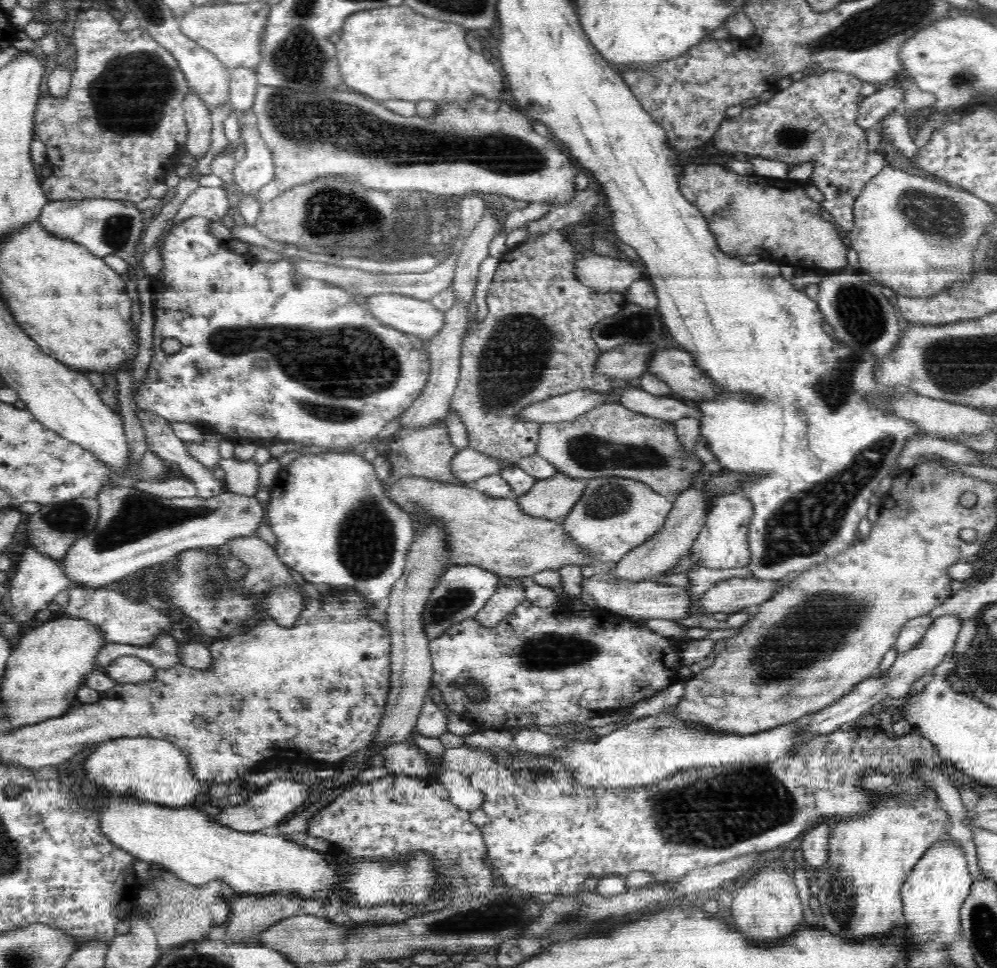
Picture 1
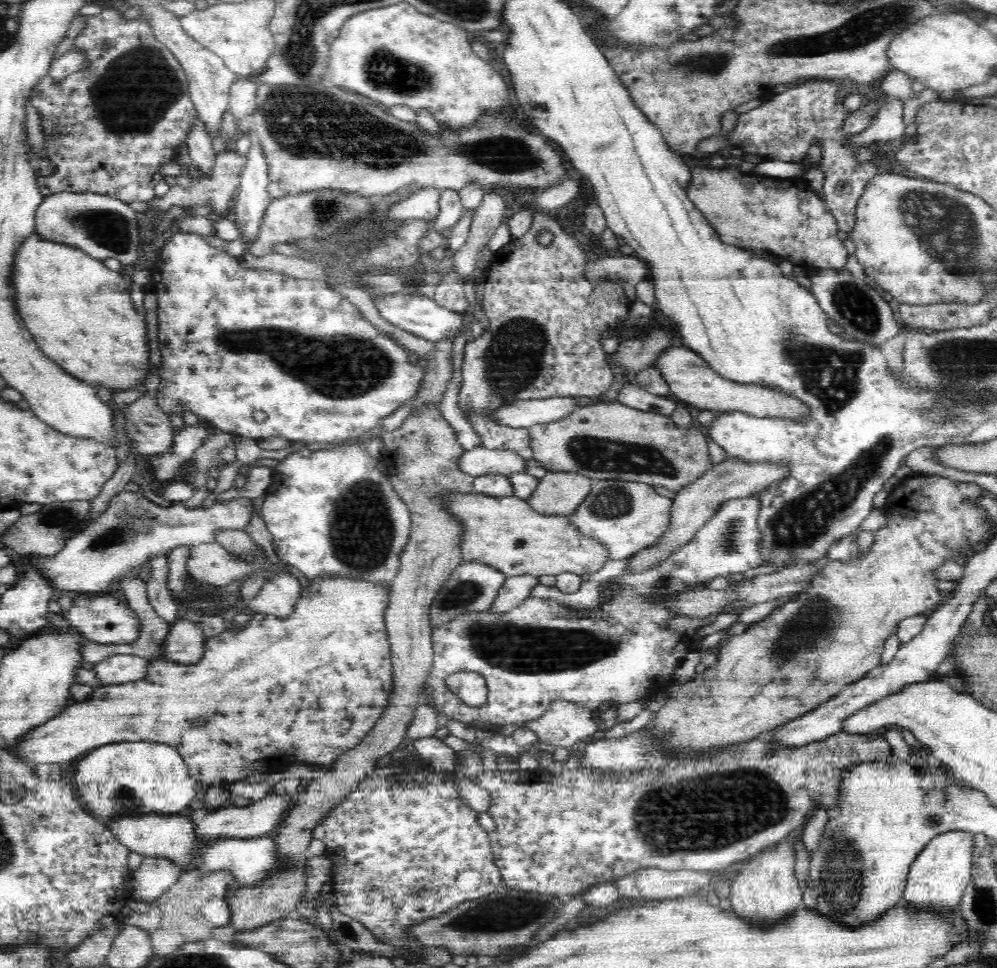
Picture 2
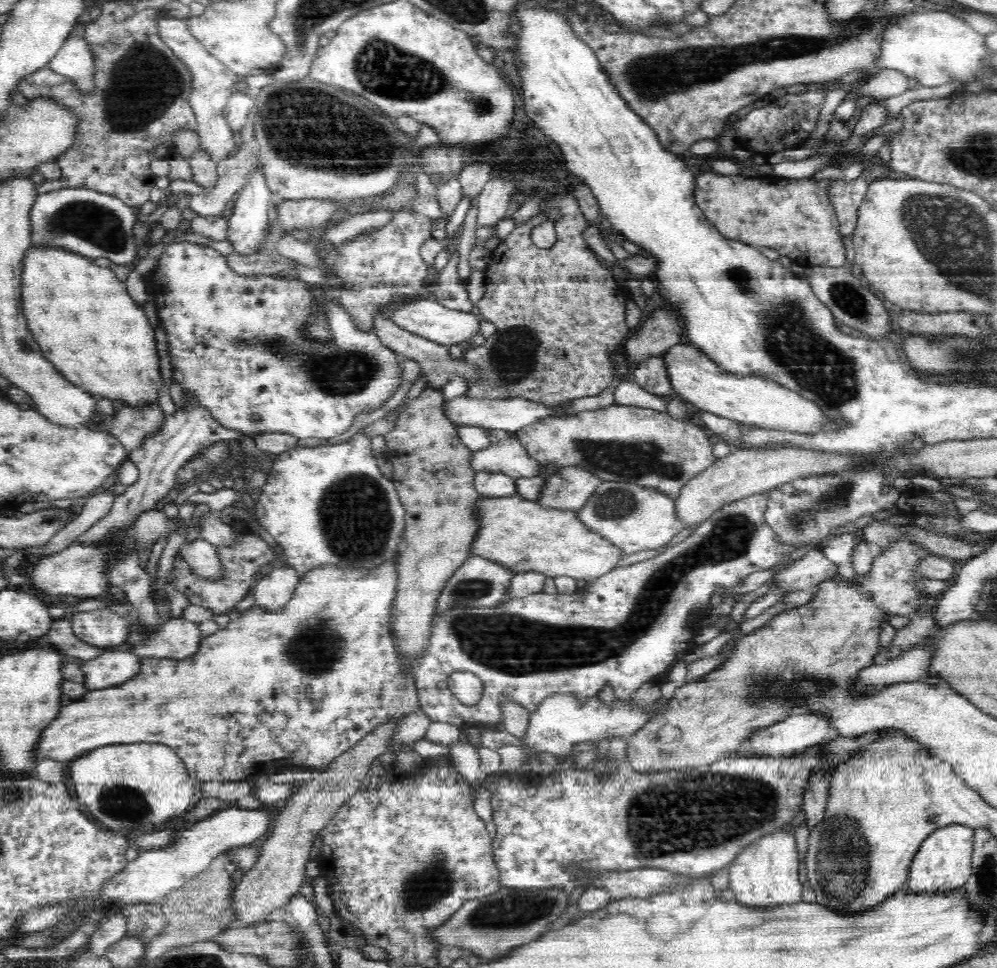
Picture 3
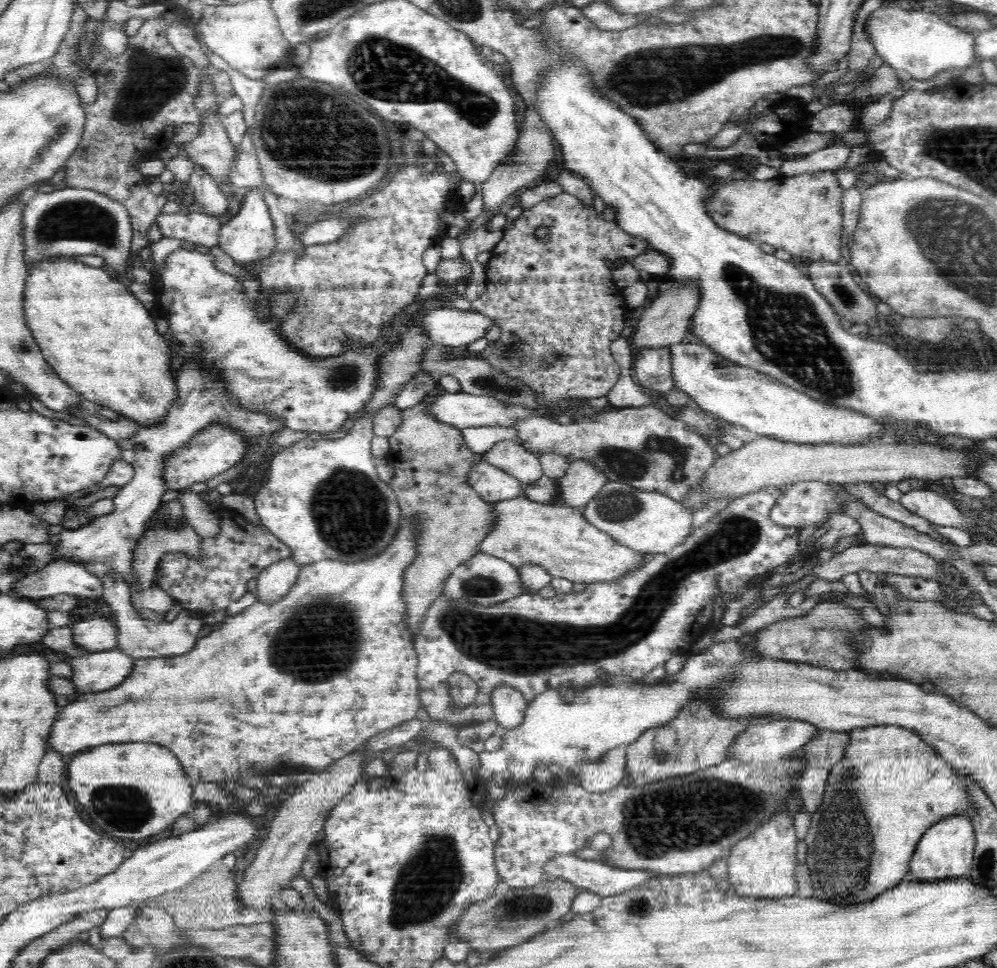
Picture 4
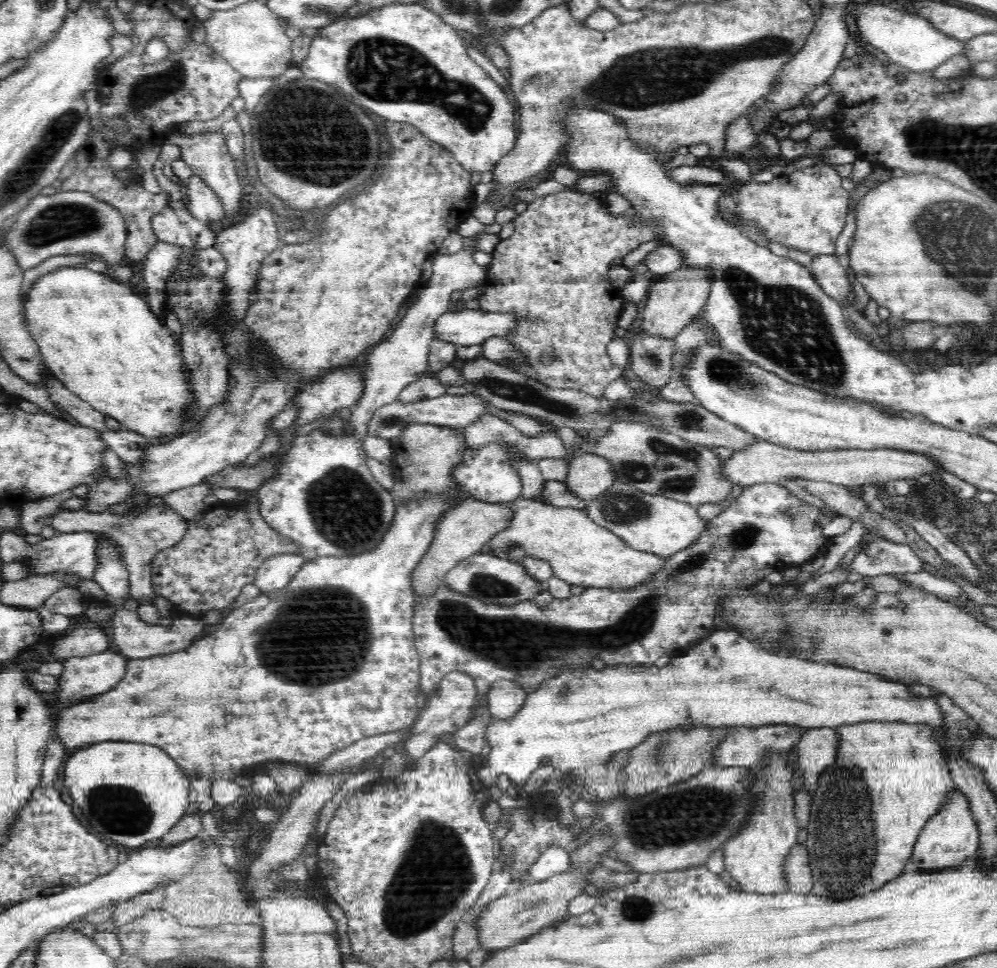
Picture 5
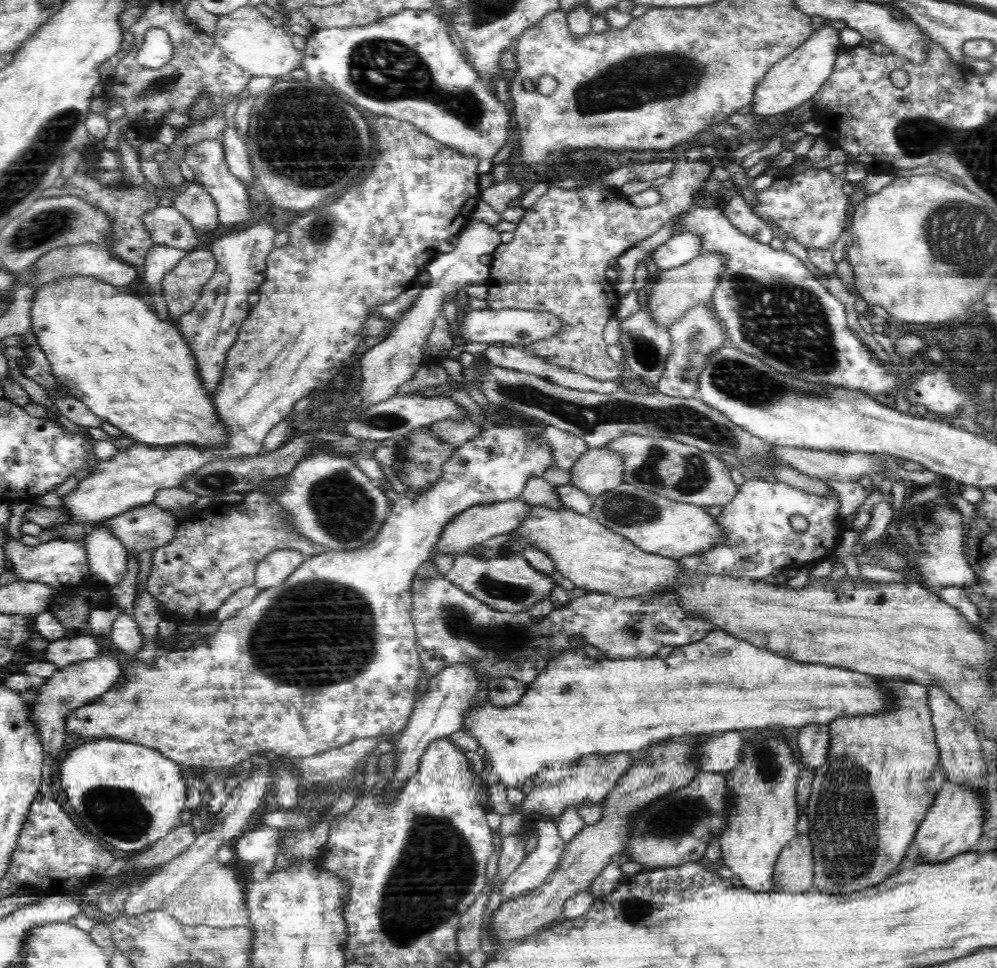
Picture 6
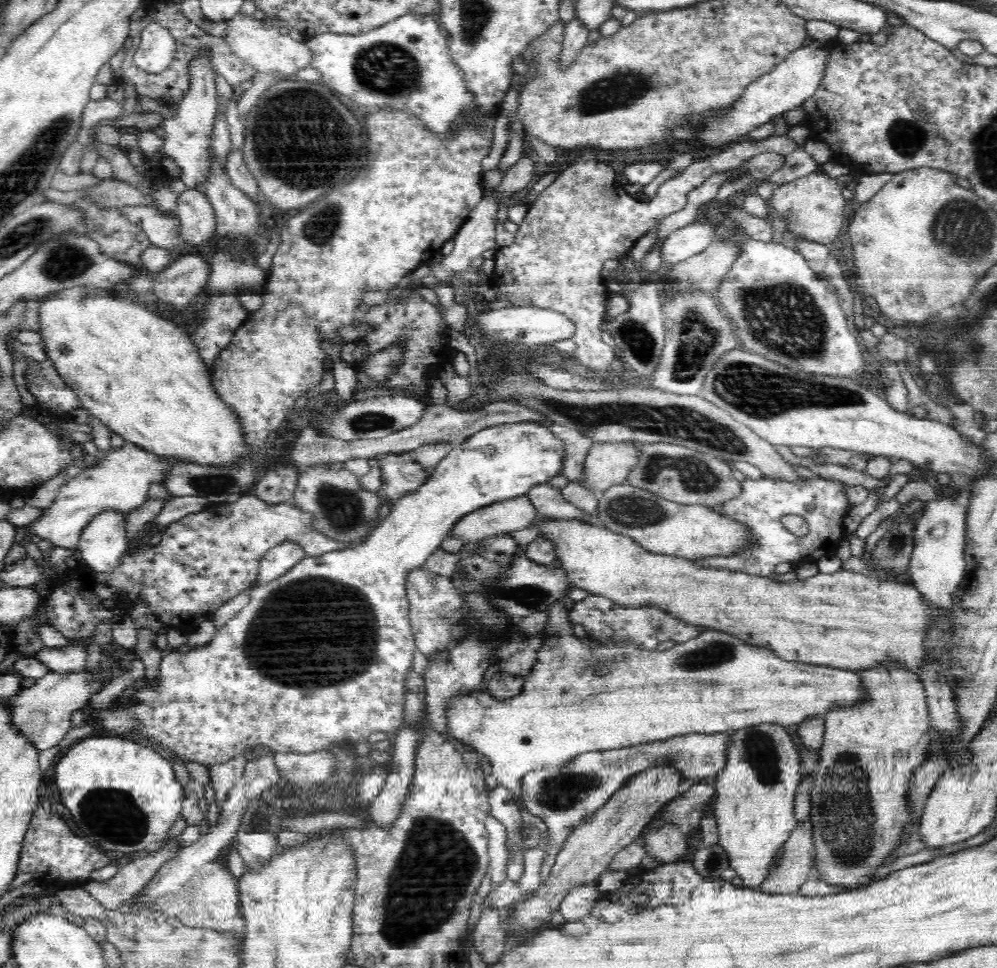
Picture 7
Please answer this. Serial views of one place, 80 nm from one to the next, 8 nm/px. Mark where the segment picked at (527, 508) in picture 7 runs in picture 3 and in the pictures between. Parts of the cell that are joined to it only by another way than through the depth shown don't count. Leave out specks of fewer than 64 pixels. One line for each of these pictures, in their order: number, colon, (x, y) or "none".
3: (431, 472)
4: (430, 459)
5: (465, 530)
6: (471, 528)

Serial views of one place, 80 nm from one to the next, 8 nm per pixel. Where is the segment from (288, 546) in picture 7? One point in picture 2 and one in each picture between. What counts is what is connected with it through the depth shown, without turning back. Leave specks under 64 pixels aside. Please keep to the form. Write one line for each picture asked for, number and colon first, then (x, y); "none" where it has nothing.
2: (279, 595)
3: (272, 592)
4: (275, 581)
5: (279, 570)
6: (274, 569)

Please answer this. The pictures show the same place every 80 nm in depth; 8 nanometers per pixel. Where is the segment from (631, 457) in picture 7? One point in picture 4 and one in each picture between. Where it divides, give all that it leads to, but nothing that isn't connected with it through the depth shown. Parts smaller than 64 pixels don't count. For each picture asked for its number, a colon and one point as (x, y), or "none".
4: (582, 481)
5: (589, 475)
6: (598, 469)

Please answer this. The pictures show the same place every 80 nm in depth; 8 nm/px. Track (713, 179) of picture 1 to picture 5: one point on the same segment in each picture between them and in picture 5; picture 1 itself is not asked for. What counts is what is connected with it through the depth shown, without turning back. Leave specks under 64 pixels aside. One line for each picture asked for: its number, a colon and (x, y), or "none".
2: (783, 216)
3: (796, 217)
4: (802, 214)
5: (807, 210)

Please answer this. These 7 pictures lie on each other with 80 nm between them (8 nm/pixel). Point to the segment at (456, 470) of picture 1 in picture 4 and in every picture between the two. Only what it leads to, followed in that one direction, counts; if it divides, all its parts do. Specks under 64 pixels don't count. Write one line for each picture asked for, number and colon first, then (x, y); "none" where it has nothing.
2: (477, 461)
3: (509, 456)
4: (508, 455)

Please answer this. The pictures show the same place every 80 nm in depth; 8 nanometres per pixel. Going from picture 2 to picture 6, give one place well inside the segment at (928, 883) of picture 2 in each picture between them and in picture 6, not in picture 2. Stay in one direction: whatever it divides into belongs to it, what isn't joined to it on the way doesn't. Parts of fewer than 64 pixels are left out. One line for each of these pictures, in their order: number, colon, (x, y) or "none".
3: (943, 860)
4: (946, 850)
5: (951, 836)
6: (953, 823)

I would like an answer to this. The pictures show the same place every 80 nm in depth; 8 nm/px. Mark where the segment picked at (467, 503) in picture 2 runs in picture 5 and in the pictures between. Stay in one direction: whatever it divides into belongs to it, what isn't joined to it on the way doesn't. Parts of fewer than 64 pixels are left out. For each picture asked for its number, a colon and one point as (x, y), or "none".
3: (520, 533)
4: (557, 537)
5: (581, 552)

